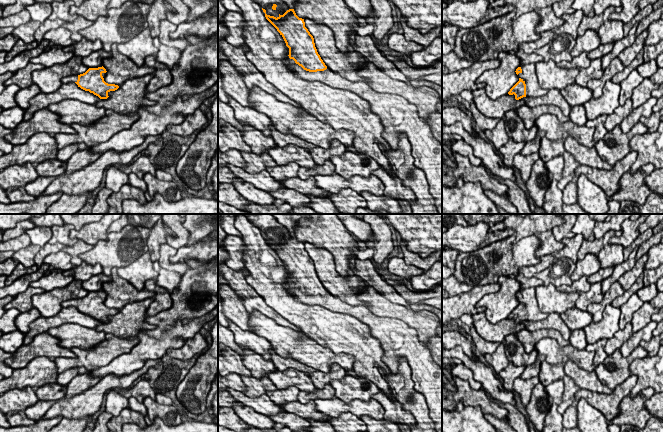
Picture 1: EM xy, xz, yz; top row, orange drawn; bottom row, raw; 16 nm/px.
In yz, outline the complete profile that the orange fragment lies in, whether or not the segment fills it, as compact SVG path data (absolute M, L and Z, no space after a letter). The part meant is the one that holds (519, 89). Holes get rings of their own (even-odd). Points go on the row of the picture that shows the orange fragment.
M535 63L518 67L515 72L519 77L519 81L510 89L508 94L514 94L516 100L526 96L540 97L547 94L548 89L543 89L538 83Z

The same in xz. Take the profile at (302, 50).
M294 9L279 14L277 18L262 10L289 48L288 56L295 63L286 63L286 66L298 78L347 90L366 100L371 111L379 116L384 128L382 137L392 149L399 148L400 134L407 135L414 166L425 173L435 206L438 213L442 214L442 145L433 136L430 126L419 117L417 107L402 96L379 93L364 81L349 81L328 68L317 52L304 19L299 18Z

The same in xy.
M102 67L89 68L85 73L67 76L62 79L62 83L75 82L78 87L85 91L89 91L100 99L107 99L110 91L115 91L119 88L118 85L108 84L104 81L106 69Z

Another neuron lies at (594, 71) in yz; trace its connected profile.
M602 58L591 60L587 68L578 68L579 74L576 77L576 83L582 87L587 87L587 83L592 79L600 79L604 70L602 69Z

